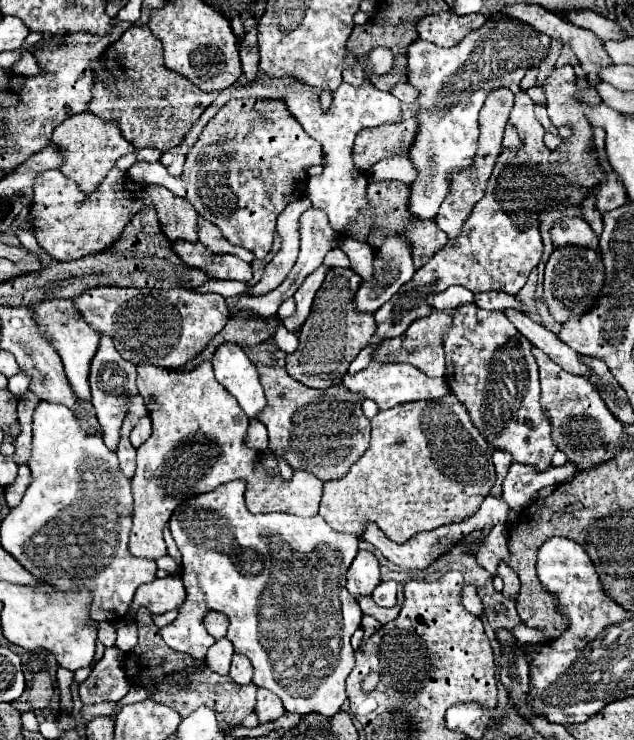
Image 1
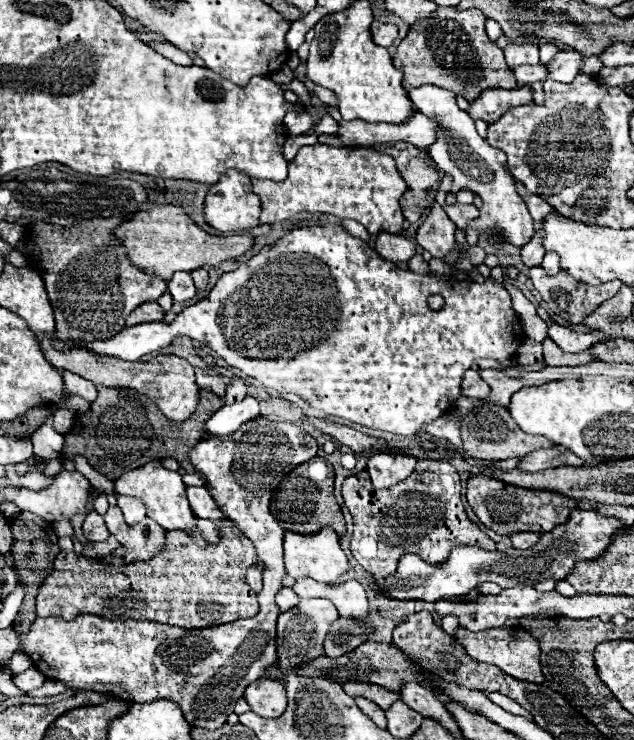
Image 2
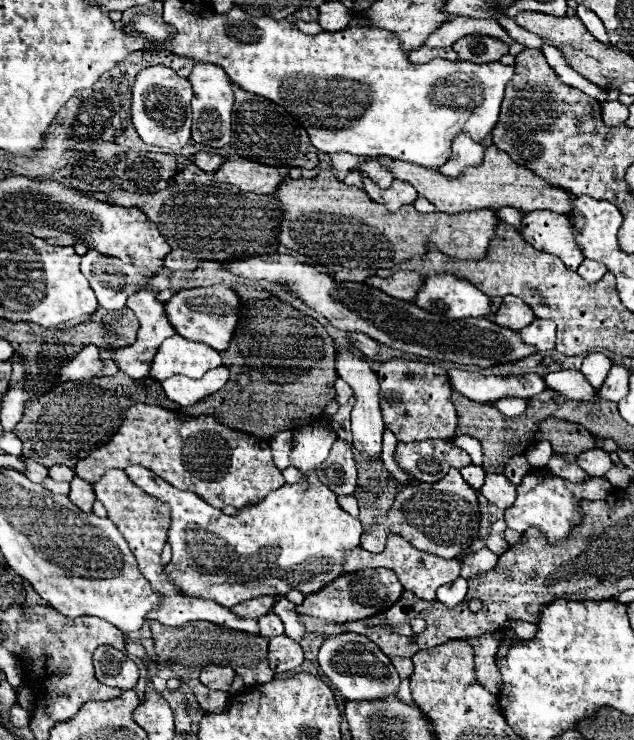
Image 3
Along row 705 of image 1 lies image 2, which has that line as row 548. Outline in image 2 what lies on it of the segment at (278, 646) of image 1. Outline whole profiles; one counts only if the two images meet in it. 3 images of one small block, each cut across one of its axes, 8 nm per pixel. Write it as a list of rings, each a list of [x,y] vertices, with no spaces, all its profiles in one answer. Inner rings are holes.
[[[326,526],[314,534],[298,534],[298,532],[286,532],[284,534],[284,566],[286,574],[292,578],[314,578],[316,582],[326,582],[326,584],[338,584],[342,582],[348,572],[352,570],[348,556],[344,554],[340,546],[338,534]]]

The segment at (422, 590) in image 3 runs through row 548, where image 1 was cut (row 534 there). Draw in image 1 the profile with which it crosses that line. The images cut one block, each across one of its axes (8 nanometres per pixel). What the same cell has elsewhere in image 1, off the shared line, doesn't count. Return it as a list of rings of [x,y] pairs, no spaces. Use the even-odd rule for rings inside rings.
[[[448,392],[440,400],[400,404],[398,408],[378,412],[372,418],[370,448],[342,480],[332,480],[324,484],[318,514],[334,530],[354,534],[358,540],[362,540],[366,522],[372,522],[386,534],[386,538],[396,544],[404,544],[418,532],[434,530],[444,524],[464,522],[466,518],[474,516],[482,500],[490,494],[494,482],[496,472],[492,464],[490,446],[472,424],[470,412],[462,408],[462,404],[452,392]]]

